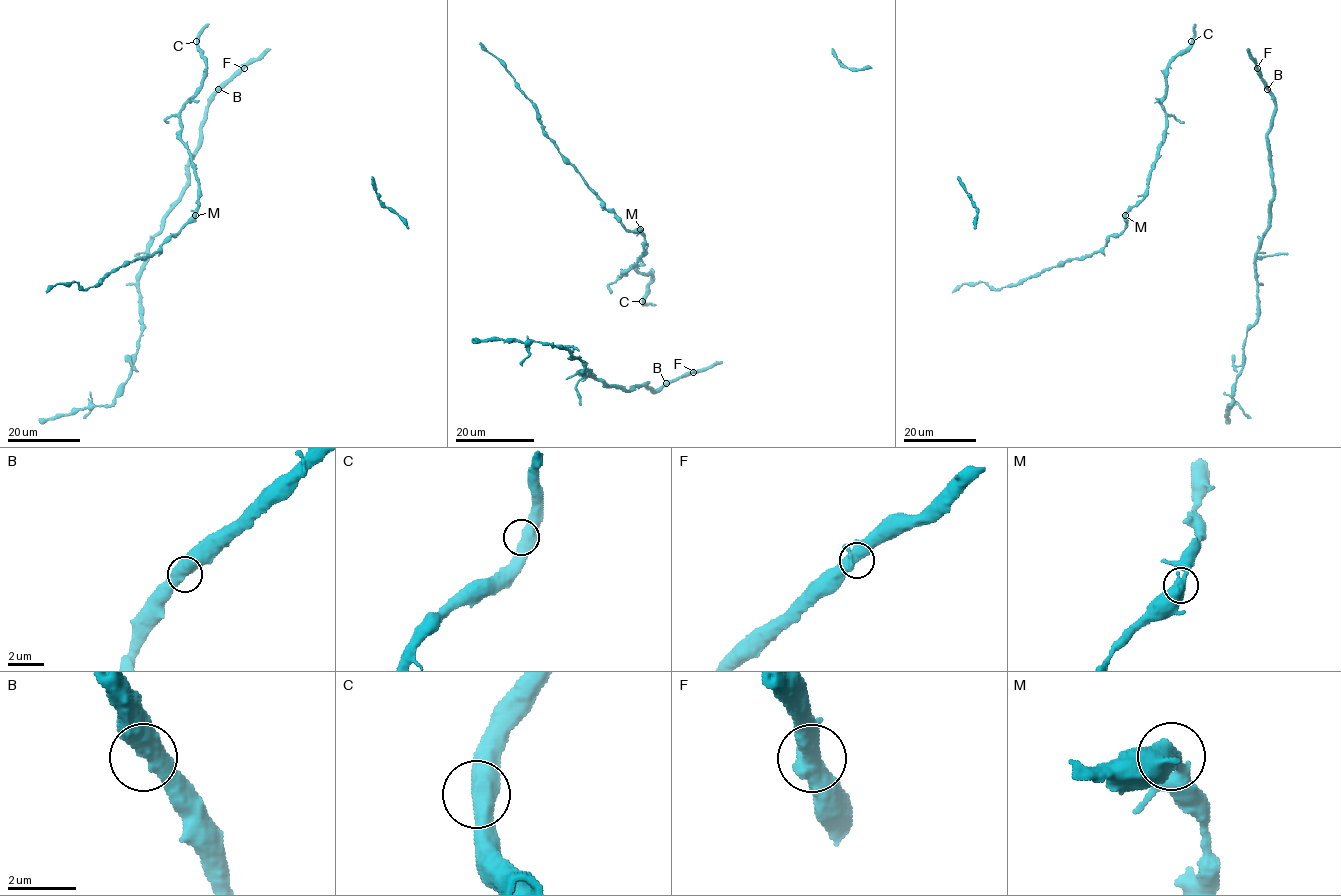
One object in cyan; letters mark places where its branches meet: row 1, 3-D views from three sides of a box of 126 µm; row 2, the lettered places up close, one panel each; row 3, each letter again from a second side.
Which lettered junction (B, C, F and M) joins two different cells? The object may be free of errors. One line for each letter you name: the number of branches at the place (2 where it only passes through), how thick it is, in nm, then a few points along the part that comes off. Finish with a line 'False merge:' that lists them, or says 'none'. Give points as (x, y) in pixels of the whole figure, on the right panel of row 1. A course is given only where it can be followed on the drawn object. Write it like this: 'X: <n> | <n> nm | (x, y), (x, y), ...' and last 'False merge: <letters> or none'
False merge: none

